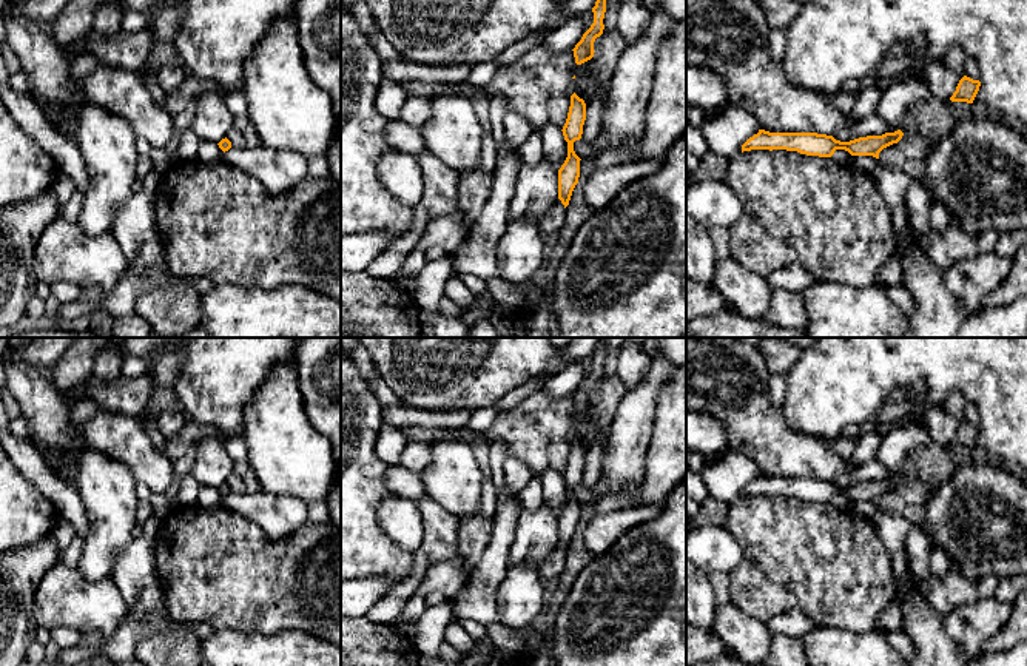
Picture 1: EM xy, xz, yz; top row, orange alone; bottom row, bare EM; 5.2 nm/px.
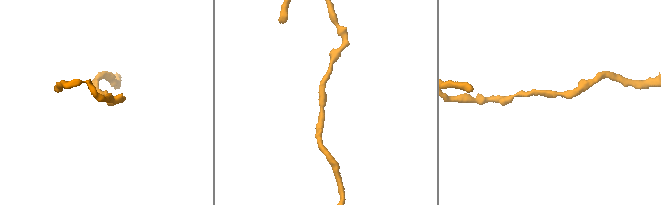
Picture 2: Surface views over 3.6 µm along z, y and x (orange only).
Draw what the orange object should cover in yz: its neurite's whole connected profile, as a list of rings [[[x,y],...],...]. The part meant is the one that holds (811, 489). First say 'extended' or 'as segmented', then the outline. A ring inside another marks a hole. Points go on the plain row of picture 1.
as segmented; [[[759,475],[757,479],[742,490],[742,498],[751,495],[786,495],[806,501],[831,503],[836,495],[845,495],[851,501],[873,501],[879,504],[879,498],[897,489],[902,481],[904,478],[897,475],[882,481],[867,481],[850,487],[840,487],[833,481],[817,478],[769,478]]]

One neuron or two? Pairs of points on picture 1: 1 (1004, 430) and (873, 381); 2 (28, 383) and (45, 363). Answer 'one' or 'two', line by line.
1: one
2: two

